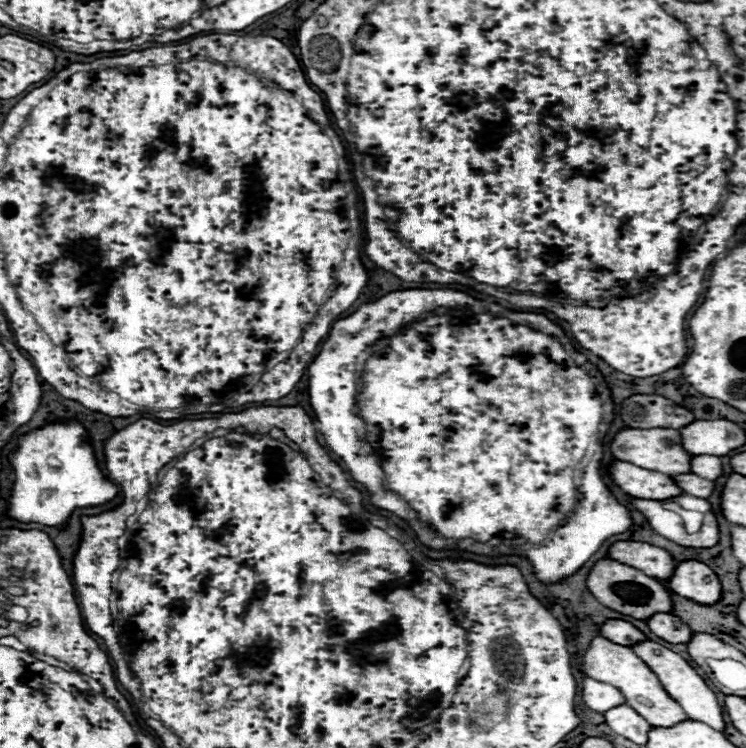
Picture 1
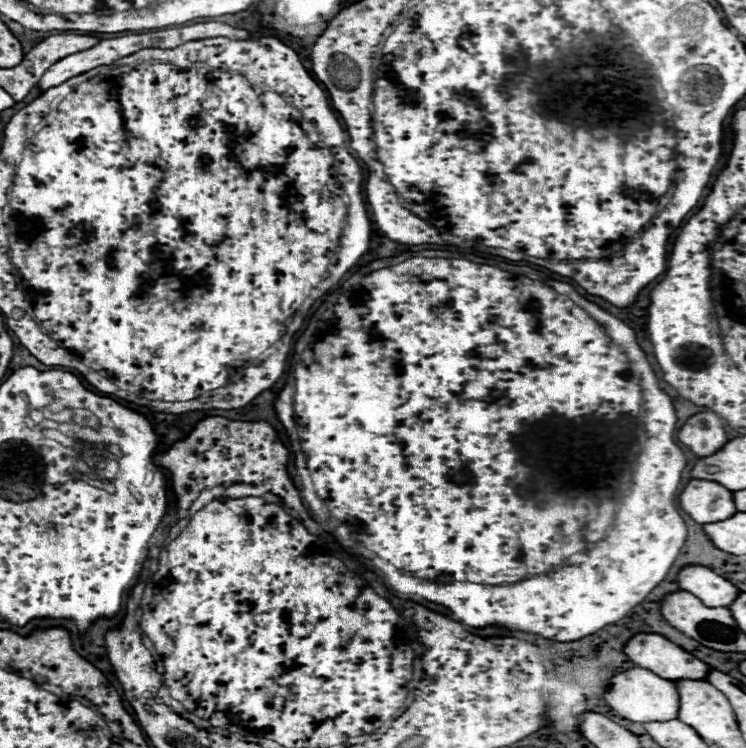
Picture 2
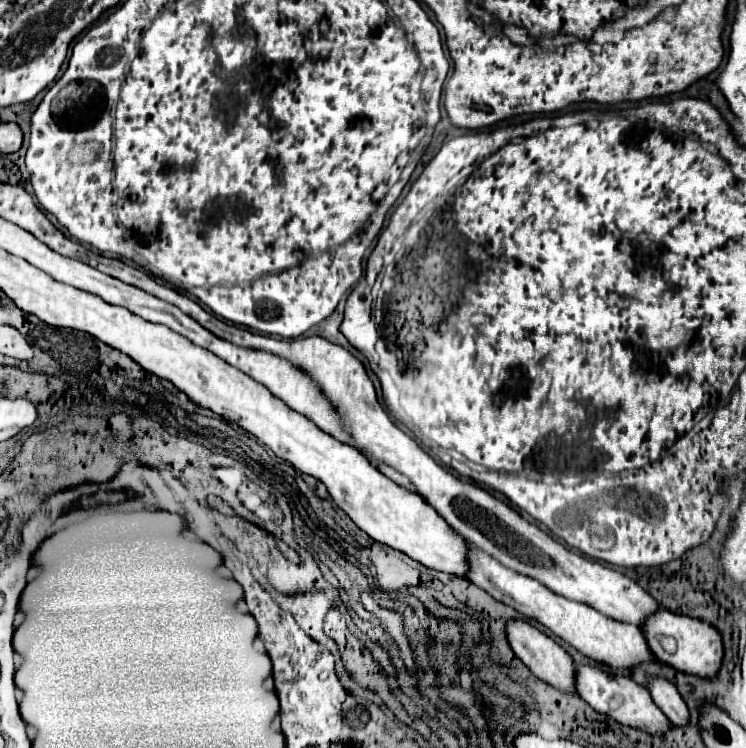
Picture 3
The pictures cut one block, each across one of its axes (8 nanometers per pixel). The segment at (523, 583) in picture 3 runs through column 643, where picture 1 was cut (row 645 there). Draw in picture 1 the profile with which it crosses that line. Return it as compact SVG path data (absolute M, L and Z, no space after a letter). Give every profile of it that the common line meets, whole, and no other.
M646 640L646 642L638 642L638 646L632 646L634 654L658 676L662 688L666 690L666 694L670 694L670 698L674 698L674 702L678 702L682 706L682 710L686 710L686 716L698 722L704 722L708 726L712 726L714 730L724 730L724 720L722 720L722 708L716 700L716 694L706 686L706 682L696 674L696 670L676 652L664 648L658 642Z

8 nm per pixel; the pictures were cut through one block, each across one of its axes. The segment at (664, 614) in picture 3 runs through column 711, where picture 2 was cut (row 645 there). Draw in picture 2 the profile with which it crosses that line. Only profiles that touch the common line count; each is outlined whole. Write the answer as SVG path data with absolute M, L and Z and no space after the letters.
M636 634L624 646L626 656L666 680L704 680L710 666L660 634Z

